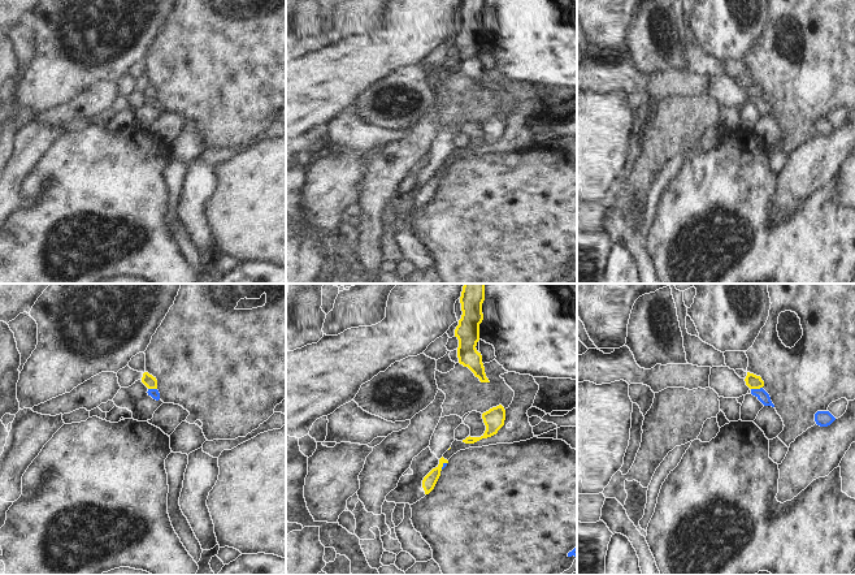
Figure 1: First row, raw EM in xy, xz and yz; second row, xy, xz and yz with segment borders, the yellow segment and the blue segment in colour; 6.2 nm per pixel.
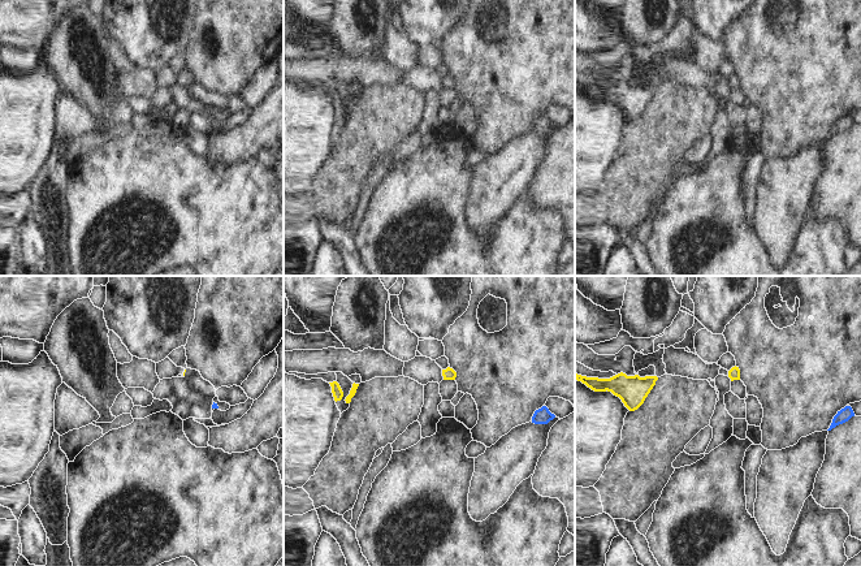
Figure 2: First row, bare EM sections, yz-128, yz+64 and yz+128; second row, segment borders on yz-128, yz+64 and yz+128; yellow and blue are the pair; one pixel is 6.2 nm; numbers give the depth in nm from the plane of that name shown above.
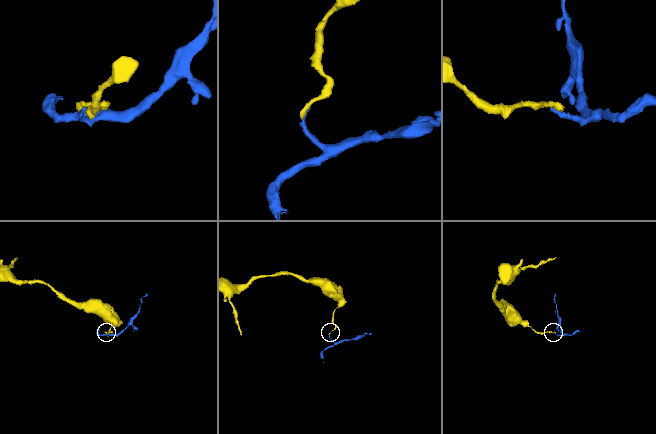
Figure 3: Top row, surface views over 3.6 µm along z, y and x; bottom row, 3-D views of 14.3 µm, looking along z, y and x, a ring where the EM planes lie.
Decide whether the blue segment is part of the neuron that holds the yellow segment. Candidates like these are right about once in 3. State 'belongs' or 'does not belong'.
does not belong

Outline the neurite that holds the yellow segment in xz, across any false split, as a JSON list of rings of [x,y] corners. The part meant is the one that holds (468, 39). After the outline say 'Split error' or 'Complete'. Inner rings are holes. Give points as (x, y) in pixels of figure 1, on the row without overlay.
[[[461,0],[463,23],[455,38],[455,46],[459,48],[459,72],[468,75],[481,91],[490,91],[485,82],[482,64],[476,57],[479,49],[479,33],[483,29],[483,9],[485,0]]]. Complete.

